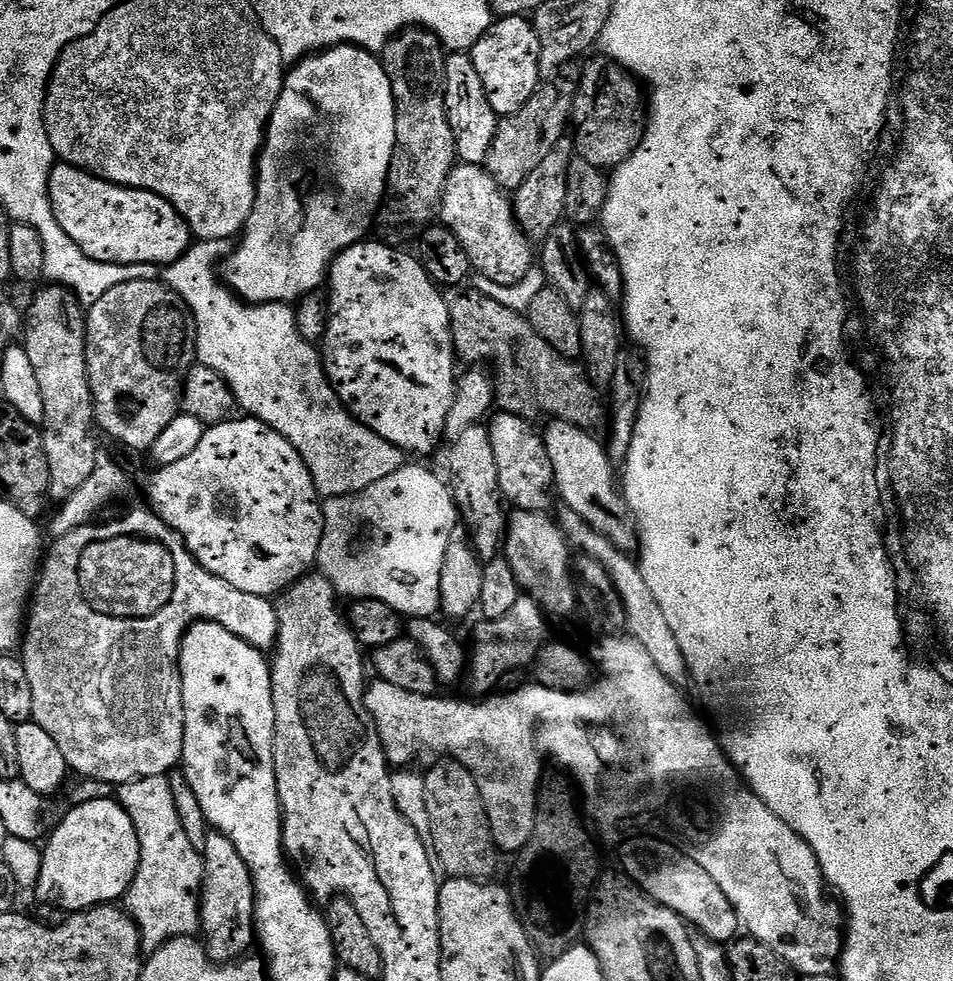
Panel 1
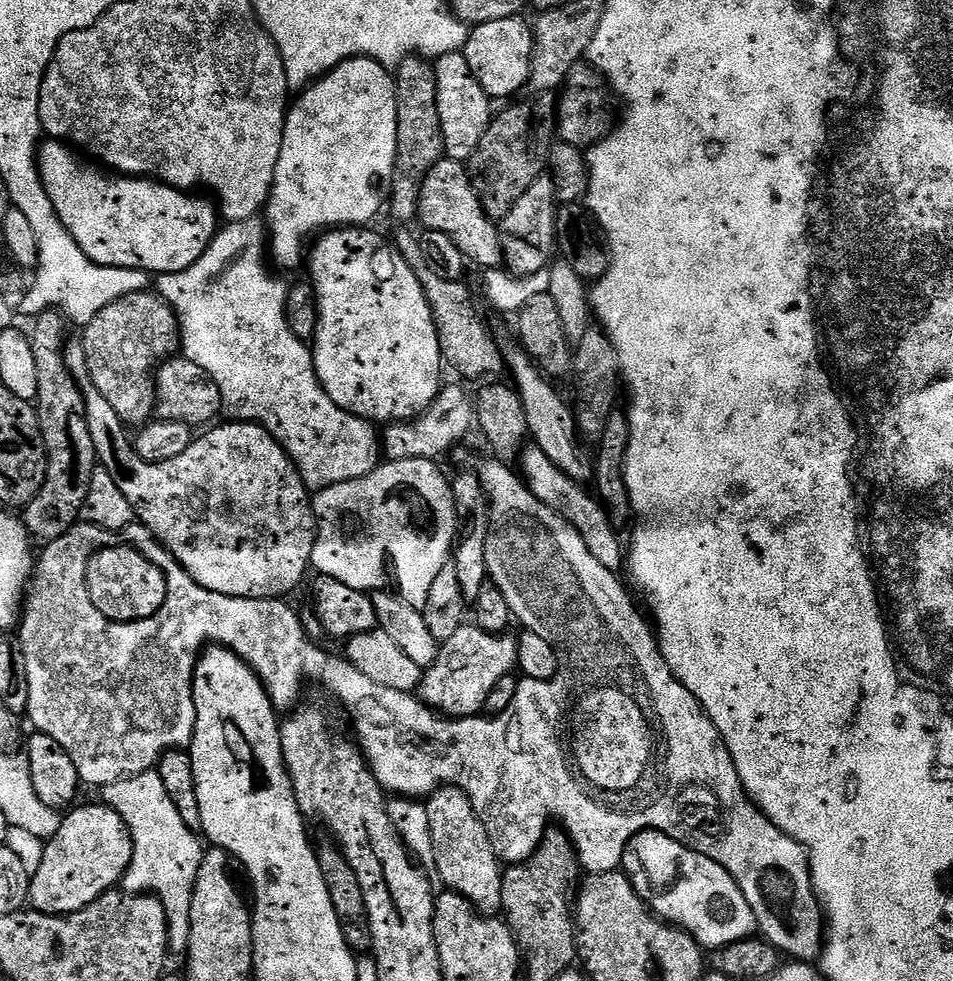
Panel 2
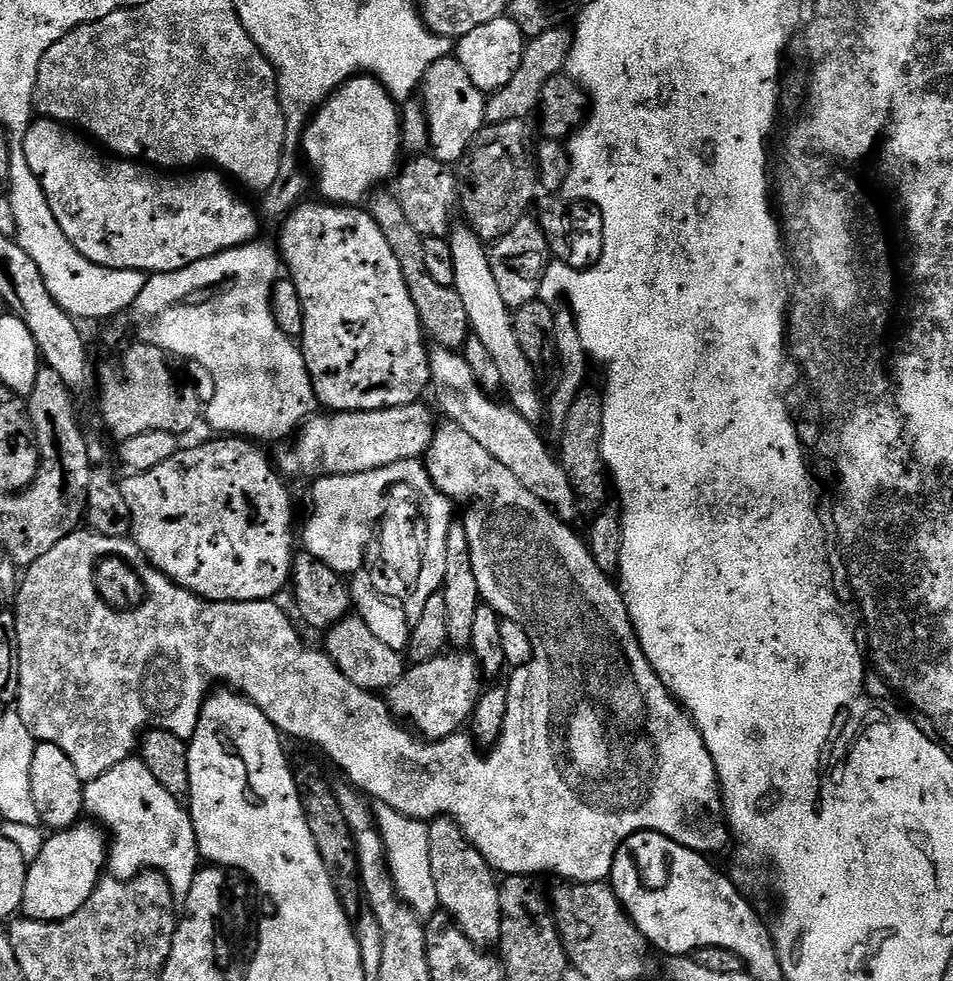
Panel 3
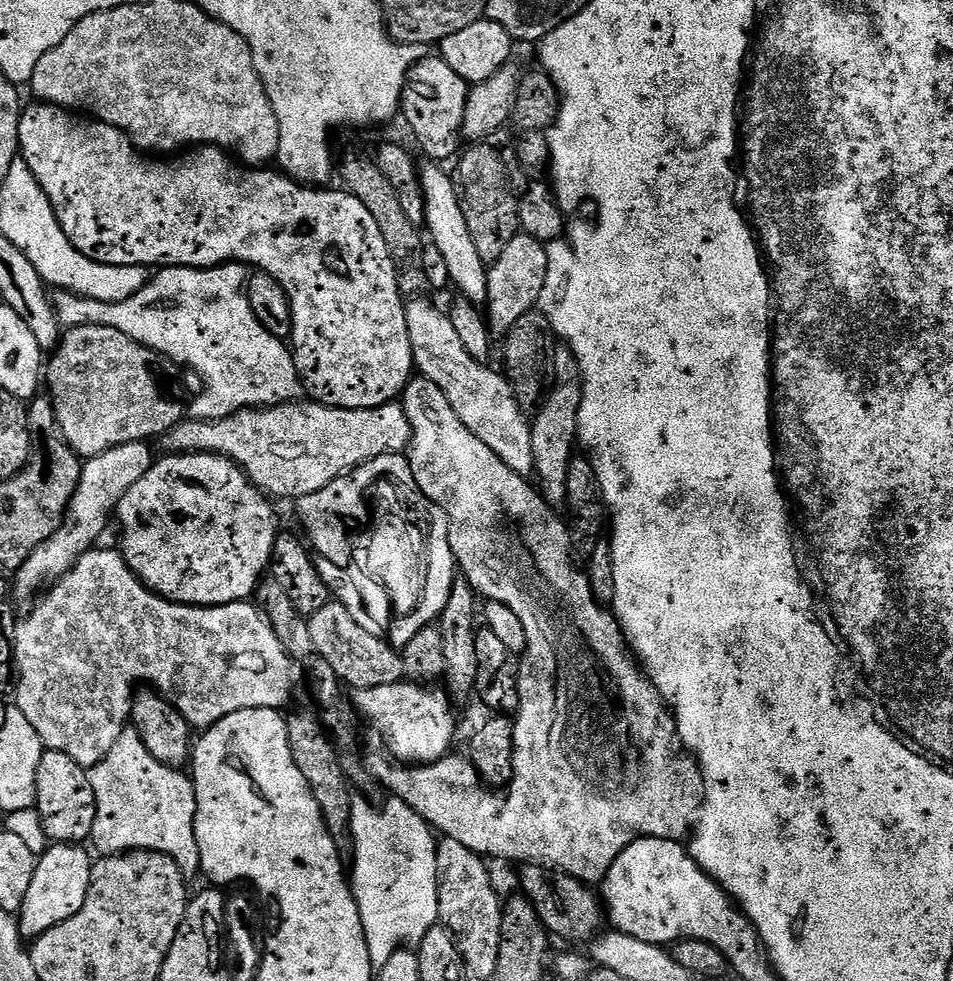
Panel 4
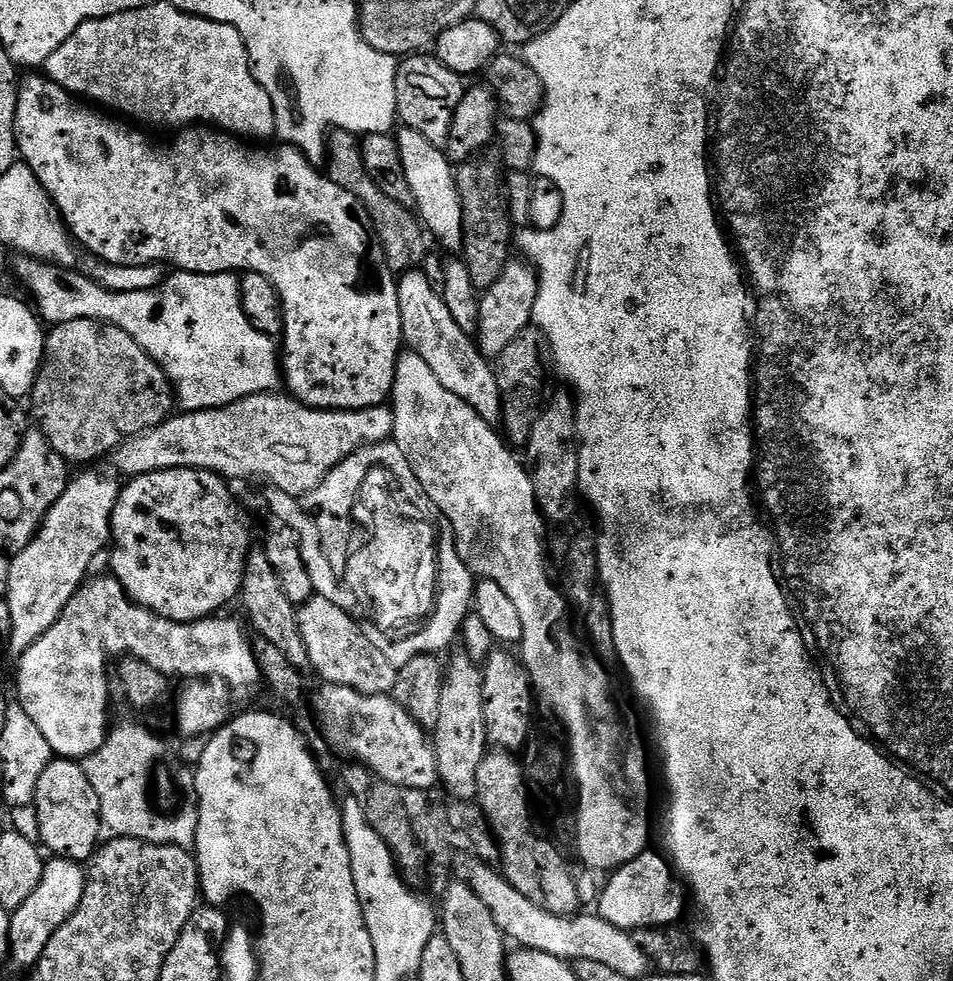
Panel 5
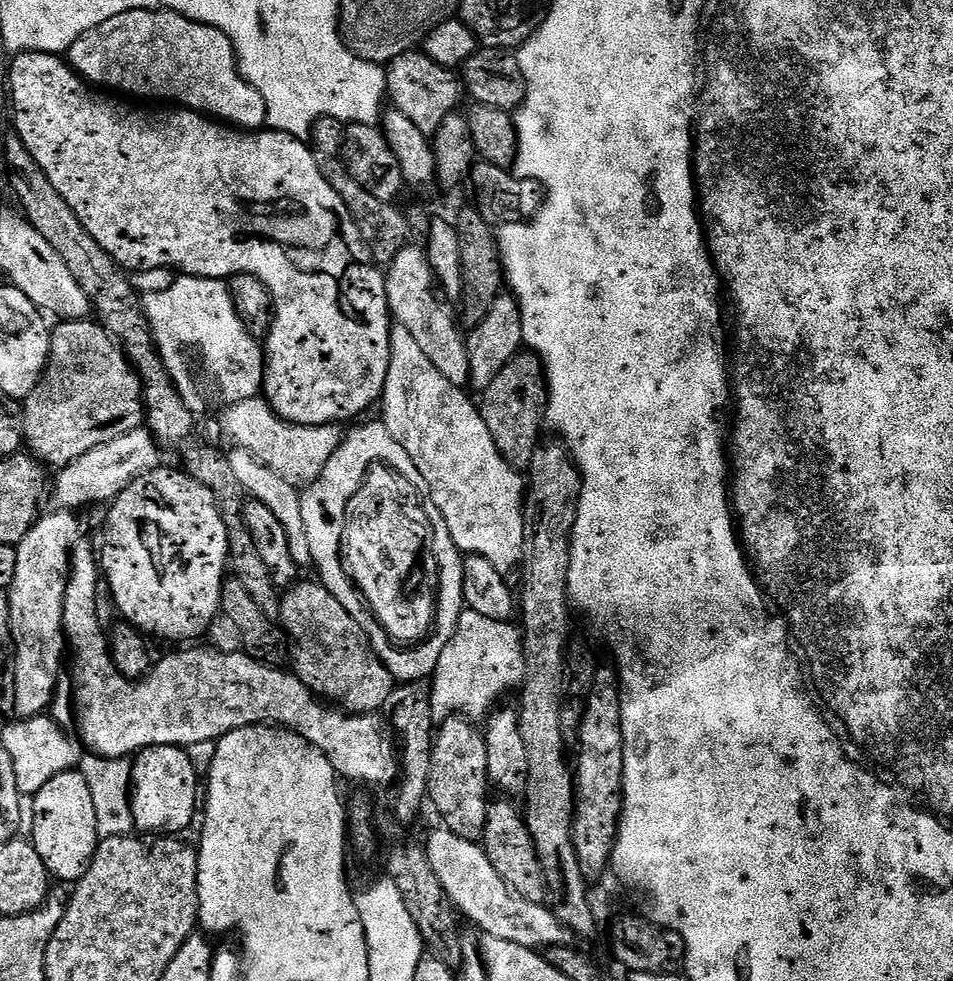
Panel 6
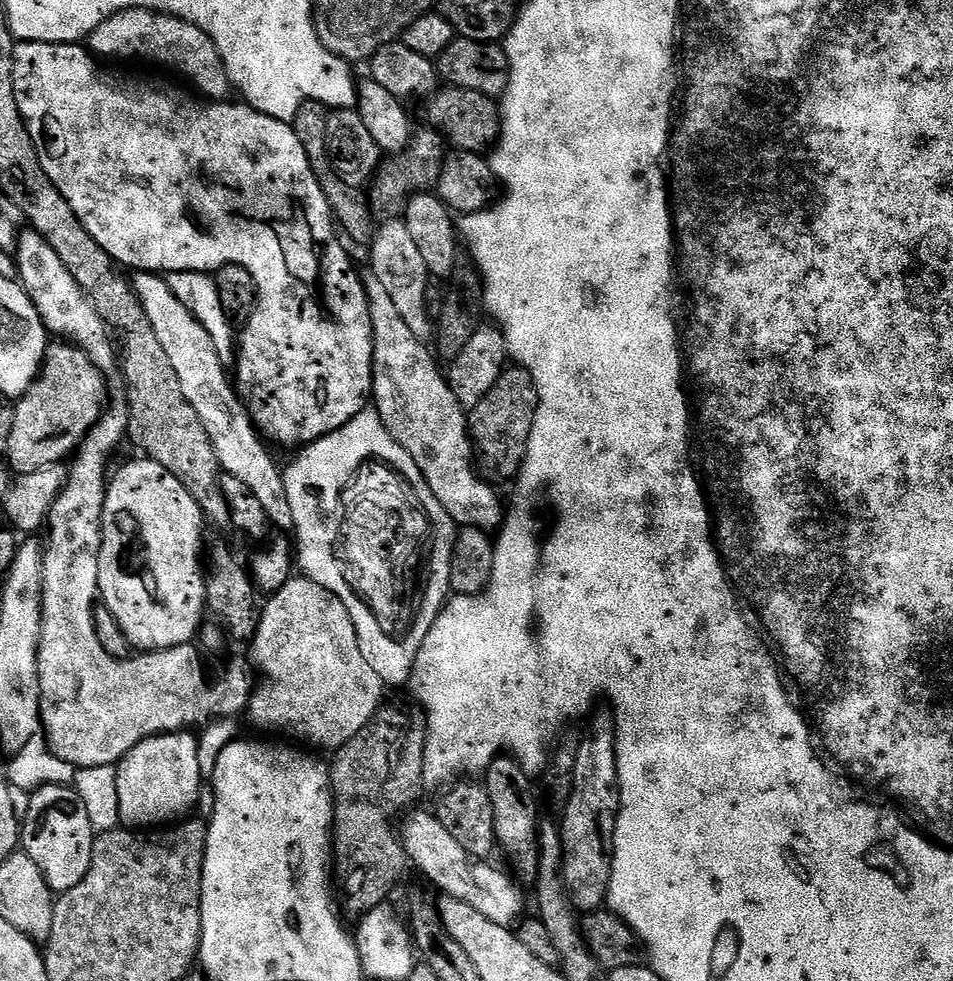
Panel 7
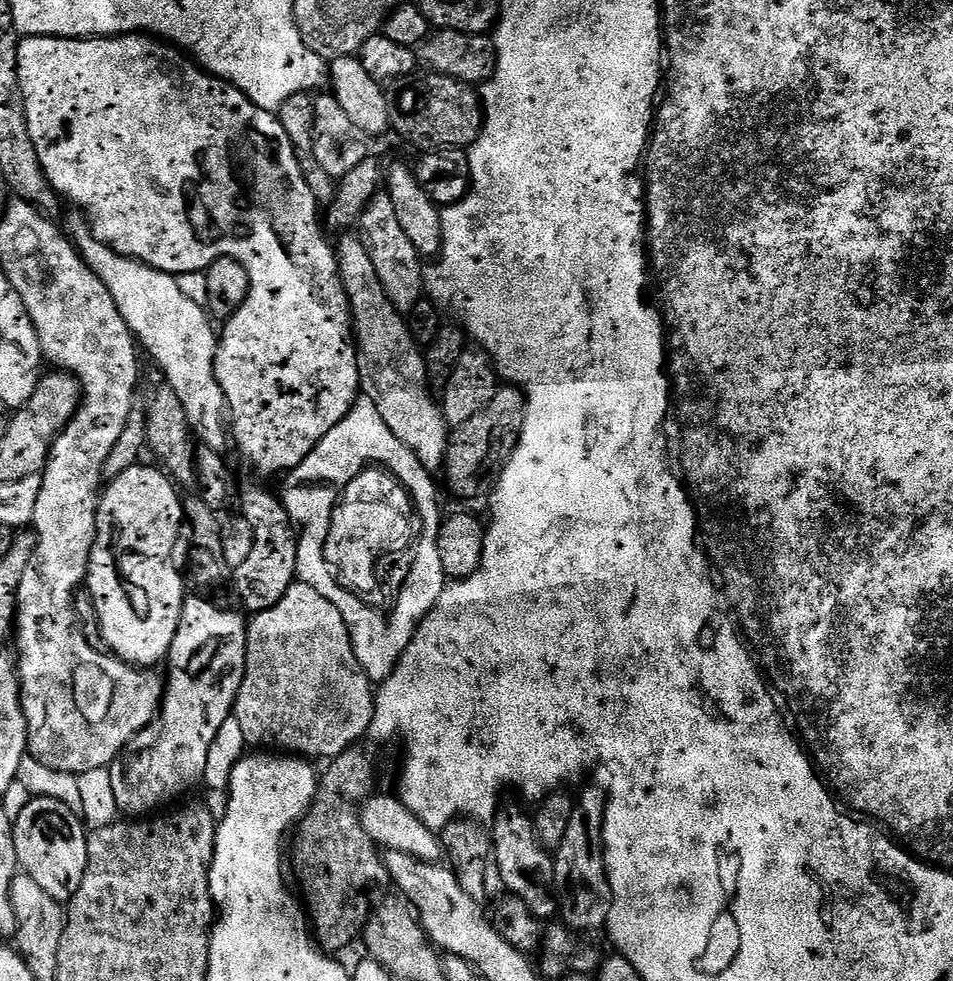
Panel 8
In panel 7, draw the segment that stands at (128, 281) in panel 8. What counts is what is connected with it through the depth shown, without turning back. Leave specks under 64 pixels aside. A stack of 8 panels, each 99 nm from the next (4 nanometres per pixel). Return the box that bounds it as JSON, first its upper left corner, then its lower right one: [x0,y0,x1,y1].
[131,272,294,533]

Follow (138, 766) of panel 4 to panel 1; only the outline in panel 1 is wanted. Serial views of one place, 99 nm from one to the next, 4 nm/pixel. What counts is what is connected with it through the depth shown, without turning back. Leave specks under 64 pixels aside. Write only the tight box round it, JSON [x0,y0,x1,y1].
[118,776,204,954]

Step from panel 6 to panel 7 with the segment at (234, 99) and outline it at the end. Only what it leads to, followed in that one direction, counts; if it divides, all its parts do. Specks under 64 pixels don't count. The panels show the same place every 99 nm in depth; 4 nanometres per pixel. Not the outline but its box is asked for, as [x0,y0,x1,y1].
[86,8,230,102]

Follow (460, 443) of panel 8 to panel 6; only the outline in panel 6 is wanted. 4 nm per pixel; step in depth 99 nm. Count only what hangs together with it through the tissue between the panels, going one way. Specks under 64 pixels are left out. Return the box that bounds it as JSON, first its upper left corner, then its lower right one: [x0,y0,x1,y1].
[478,350,548,470]

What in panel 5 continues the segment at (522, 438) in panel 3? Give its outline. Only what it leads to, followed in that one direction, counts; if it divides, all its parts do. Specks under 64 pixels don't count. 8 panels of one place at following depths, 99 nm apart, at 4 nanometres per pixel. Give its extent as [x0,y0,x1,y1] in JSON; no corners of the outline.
[398,270,501,425]

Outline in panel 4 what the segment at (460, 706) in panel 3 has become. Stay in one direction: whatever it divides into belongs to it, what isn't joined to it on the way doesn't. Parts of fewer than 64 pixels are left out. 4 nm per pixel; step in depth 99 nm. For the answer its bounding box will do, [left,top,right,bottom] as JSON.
[350,682,456,766]

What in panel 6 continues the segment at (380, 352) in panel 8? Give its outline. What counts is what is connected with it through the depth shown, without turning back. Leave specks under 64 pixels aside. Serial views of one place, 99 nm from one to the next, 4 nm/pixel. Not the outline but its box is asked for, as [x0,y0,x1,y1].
[382,323,526,574]

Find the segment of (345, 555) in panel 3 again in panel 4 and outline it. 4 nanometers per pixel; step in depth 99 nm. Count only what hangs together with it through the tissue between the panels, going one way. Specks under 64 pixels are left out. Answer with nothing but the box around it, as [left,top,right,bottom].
[294,454,414,568]

